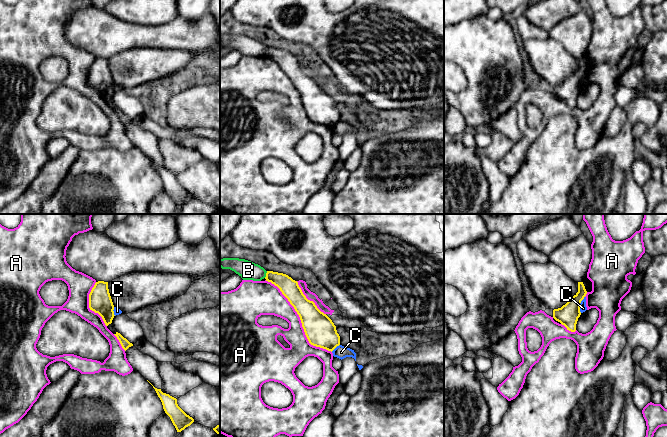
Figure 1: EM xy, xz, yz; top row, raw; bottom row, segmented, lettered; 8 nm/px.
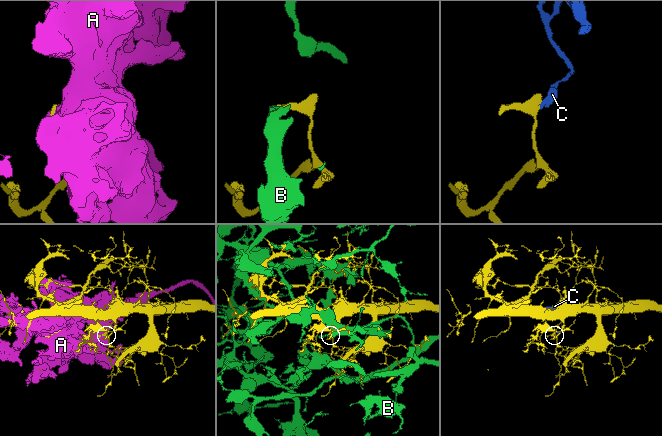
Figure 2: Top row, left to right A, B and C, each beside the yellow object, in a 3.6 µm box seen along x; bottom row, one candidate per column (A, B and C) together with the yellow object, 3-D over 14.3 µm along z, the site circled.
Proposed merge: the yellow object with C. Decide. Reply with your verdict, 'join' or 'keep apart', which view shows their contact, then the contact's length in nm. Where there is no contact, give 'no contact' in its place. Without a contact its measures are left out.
keep apart; contact in yz; length 140 nm

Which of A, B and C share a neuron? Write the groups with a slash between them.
A / B C

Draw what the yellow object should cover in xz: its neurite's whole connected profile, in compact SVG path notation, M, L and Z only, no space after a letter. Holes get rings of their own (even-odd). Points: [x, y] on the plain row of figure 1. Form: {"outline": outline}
{"outline": "M267 47L265 55L277 62L294 83L311 121L331 128L340 121L340 112L332 96L306 74L297 57L273 47Z"}

